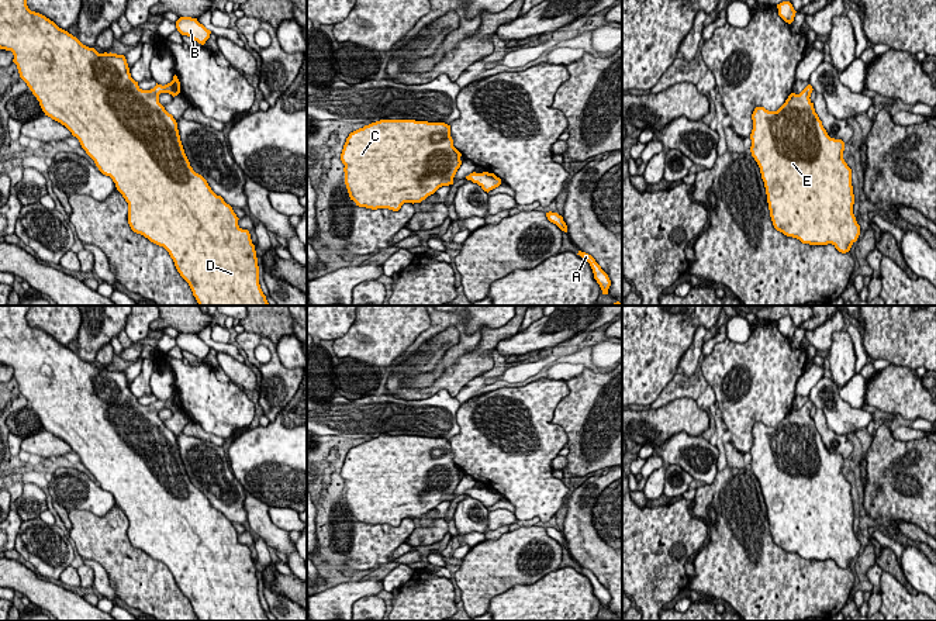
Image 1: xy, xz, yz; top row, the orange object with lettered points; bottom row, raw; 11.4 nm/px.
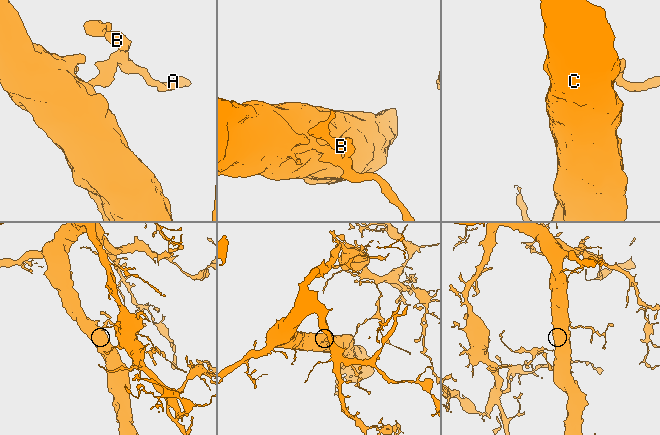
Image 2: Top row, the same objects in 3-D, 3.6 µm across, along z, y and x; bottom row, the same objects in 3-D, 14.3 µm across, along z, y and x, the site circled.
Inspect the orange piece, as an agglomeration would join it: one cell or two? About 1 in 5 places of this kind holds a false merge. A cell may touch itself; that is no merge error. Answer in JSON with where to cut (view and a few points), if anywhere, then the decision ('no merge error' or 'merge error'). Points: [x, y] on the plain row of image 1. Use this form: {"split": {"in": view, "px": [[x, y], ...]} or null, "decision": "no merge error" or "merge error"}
{"split": null, "decision": "no merge error"}

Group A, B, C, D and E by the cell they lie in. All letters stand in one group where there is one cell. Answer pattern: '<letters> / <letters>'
A B C D E

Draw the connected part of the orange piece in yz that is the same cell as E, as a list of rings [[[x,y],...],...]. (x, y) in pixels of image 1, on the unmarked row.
[[[808,400],[799,410],[791,408],[777,427],[756,422],[752,429],[750,468],[760,483],[774,544],[802,559],[832,559],[839,567],[846,569],[860,551],[860,541],[853,529],[852,484],[843,475],[845,458],[830,453],[815,428],[809,414],[812,406]]]

